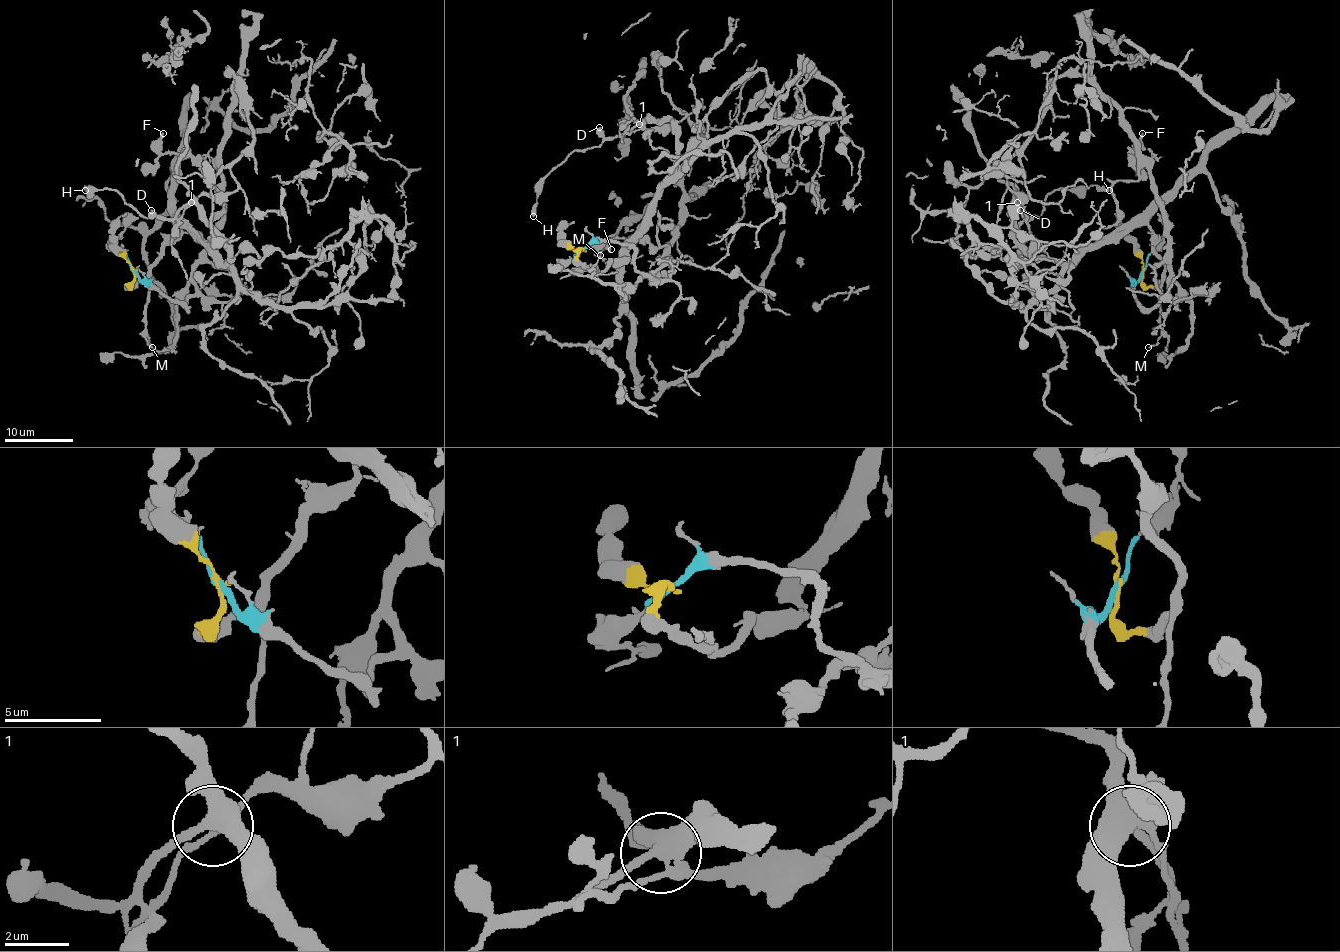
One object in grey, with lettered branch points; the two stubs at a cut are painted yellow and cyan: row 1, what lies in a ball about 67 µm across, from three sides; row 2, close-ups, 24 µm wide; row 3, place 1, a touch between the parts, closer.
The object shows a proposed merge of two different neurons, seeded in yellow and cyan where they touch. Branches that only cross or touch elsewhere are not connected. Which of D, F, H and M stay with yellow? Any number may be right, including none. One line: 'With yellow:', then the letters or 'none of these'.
With yellow: D, H, M

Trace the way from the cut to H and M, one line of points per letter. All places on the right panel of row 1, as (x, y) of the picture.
H: (1142, 271), (1163, 279), (1147, 226), (1063, 262), (1014, 235), (1017, 202), (1039, 218), (1055, 189), (1110, 190)
M: (1142, 271), (1142, 281), (1147, 286), (1156, 286), (1163, 281), (1159, 308), (1161, 336), (1149, 348)

